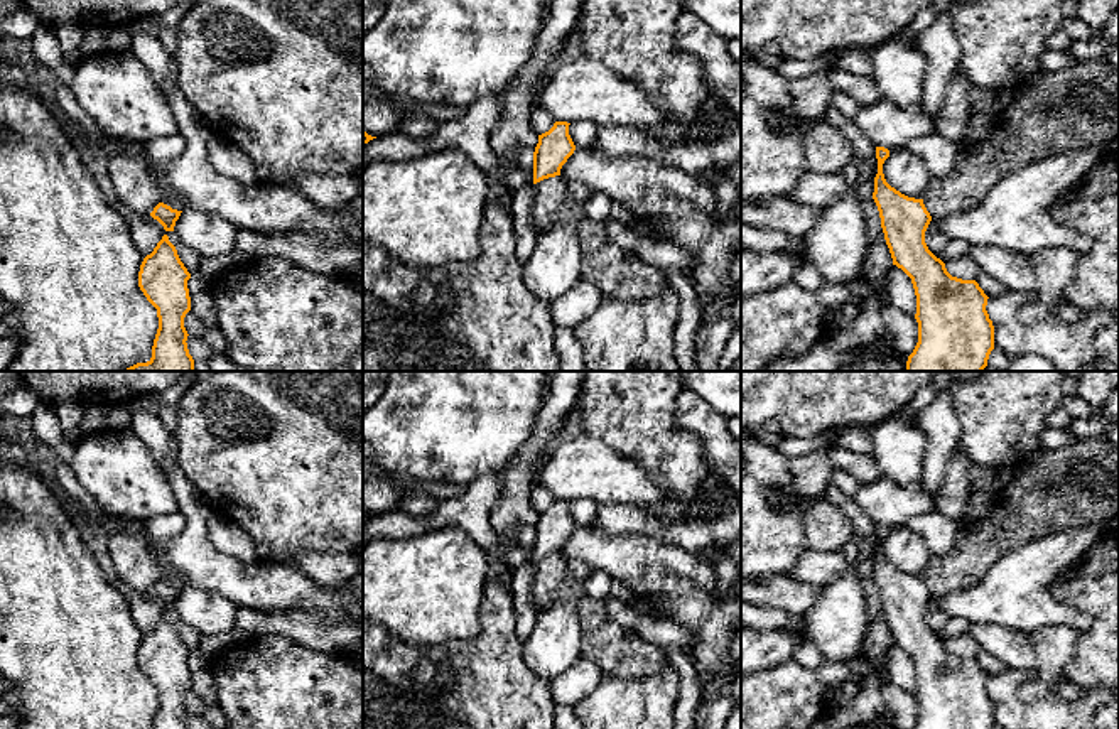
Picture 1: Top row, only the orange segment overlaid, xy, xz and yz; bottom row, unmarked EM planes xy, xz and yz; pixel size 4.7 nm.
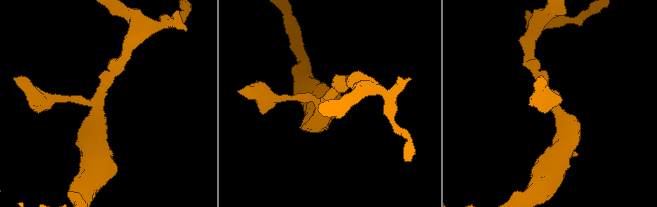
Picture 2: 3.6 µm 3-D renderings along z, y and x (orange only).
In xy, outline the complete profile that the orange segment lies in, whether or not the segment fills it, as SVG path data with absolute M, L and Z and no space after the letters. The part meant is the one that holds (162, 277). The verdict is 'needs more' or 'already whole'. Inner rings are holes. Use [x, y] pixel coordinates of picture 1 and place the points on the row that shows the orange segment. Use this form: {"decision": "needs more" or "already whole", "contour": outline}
{"decision": "already whole", "contour": "M164 235L154 251L140 265L138 287L157 309L159 329L152 358L125 371L194 371L187 349L184 317L191 310L187 280L191 273L181 262L176 246Z"}

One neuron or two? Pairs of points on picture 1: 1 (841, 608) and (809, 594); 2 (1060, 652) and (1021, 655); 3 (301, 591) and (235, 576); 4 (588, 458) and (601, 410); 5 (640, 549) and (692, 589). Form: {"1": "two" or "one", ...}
{"1": "two", "2": "two", "3": "one", "4": "two", "5": "one"}

